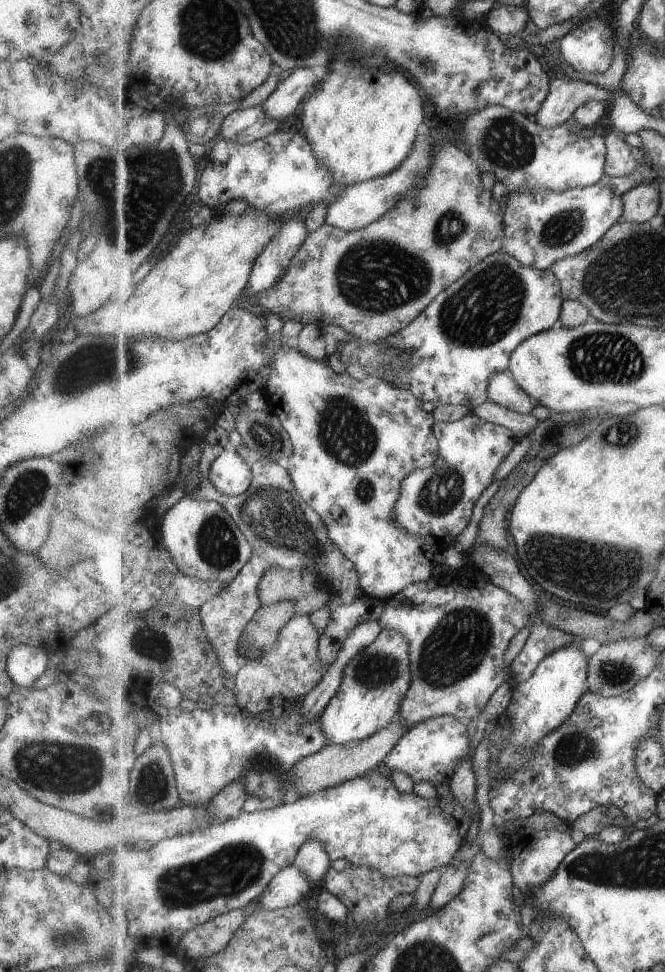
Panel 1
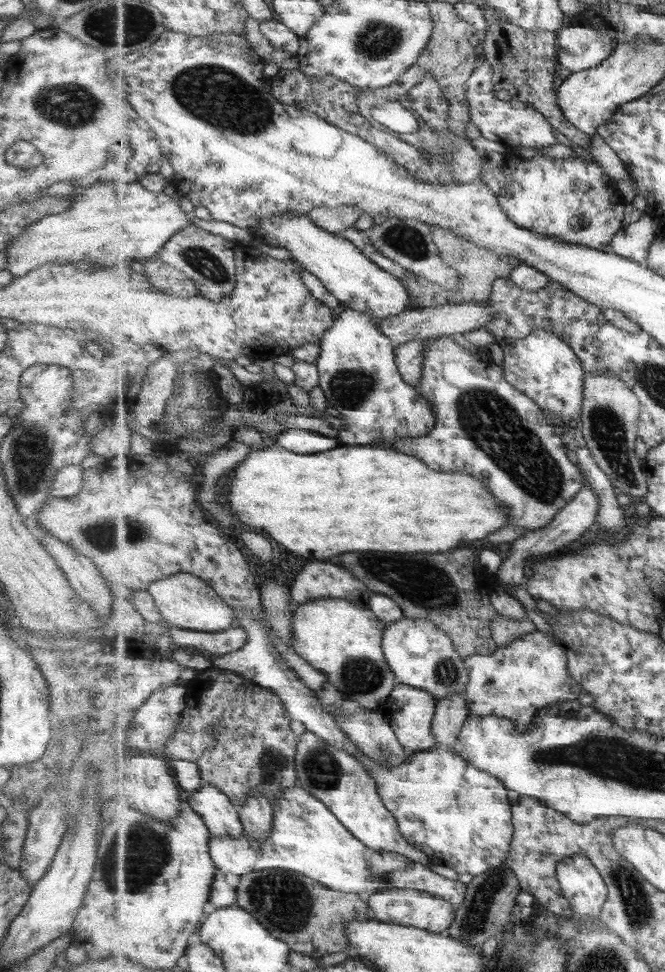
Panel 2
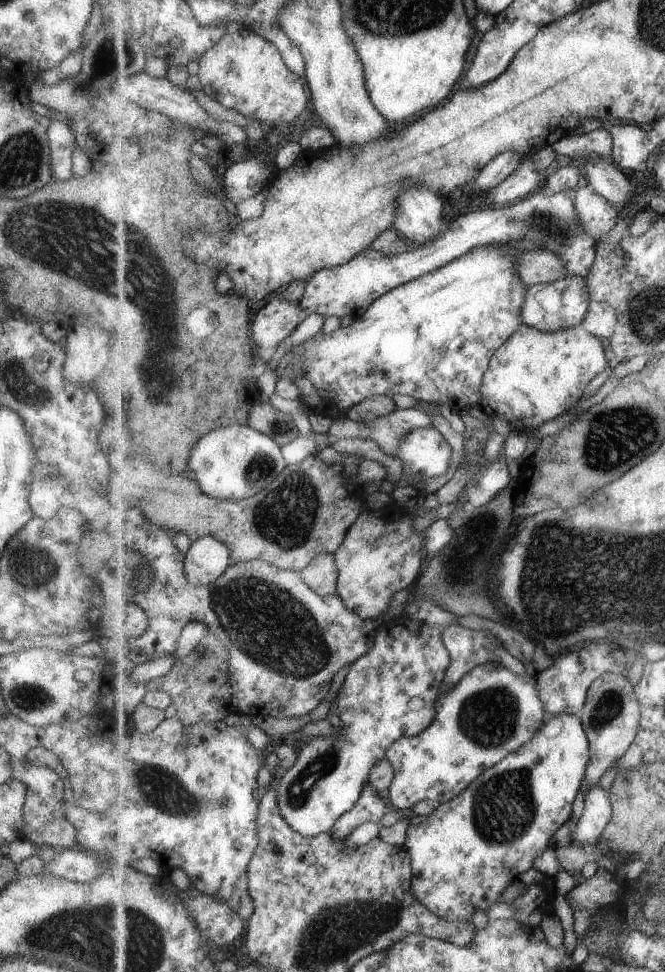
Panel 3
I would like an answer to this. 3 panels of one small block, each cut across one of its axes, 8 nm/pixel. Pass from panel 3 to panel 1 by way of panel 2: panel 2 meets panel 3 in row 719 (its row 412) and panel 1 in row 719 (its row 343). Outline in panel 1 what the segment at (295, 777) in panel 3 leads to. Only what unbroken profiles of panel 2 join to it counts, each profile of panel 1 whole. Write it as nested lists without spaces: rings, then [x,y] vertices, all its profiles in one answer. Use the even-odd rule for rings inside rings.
[[[383,629],[379,638],[376,638],[371,646],[362,650],[359,656],[353,656],[349,660],[349,664],[343,668],[339,692],[329,702],[329,706],[325,708],[320,718],[321,728],[324,730],[325,736],[329,738],[329,744],[342,745],[353,741],[363,742],[367,738],[375,736],[377,732],[385,730],[400,712],[402,702],[411,688],[413,680],[411,664],[409,640],[405,638],[405,634],[395,630]]]

